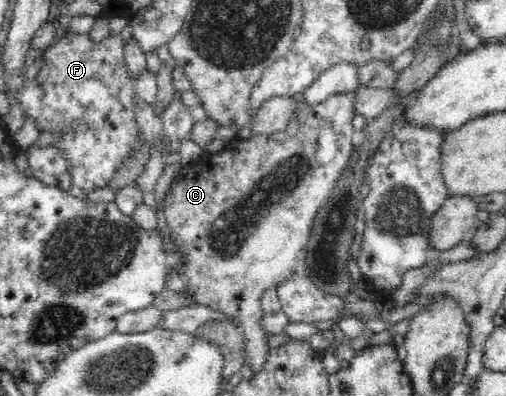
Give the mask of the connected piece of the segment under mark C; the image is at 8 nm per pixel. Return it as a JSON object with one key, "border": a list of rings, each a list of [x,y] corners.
{"border":[[[352,90],[334,94],[316,105],[307,104],[300,108],[298,131],[294,136],[288,135],[284,141],[274,140],[270,135],[266,134],[252,134],[249,138],[240,137],[232,141],[227,141],[225,148],[220,154],[205,152],[200,159],[188,165],[185,164],[181,166],[175,174],[175,179],[170,189],[165,193],[165,198],[163,199],[164,217],[169,229],[169,237],[178,239],[180,242],[175,245],[175,249],[181,253],[181,264],[177,267],[177,271],[186,282],[186,288],[192,291],[194,301],[210,309],[215,309],[220,313],[233,315],[233,319],[238,323],[245,338],[244,364],[253,371],[254,376],[264,367],[264,363],[266,363],[266,359],[268,359],[268,351],[270,348],[268,347],[268,333],[264,331],[262,322],[260,322],[262,321],[262,313],[264,312],[261,306],[262,294],[272,286],[277,287],[279,284],[288,281],[294,273],[305,270],[305,261],[308,253],[307,245],[312,235],[314,219],[316,219],[316,216],[318,216],[318,213],[326,204],[326,200],[330,197],[332,189],[334,189],[341,174],[345,171],[345,167],[349,162],[349,157],[355,148],[352,144],[352,133],[355,131],[354,128],[352,128],[352,119],[354,119],[356,115],[354,111],[354,97],[356,97],[356,91]]]}

